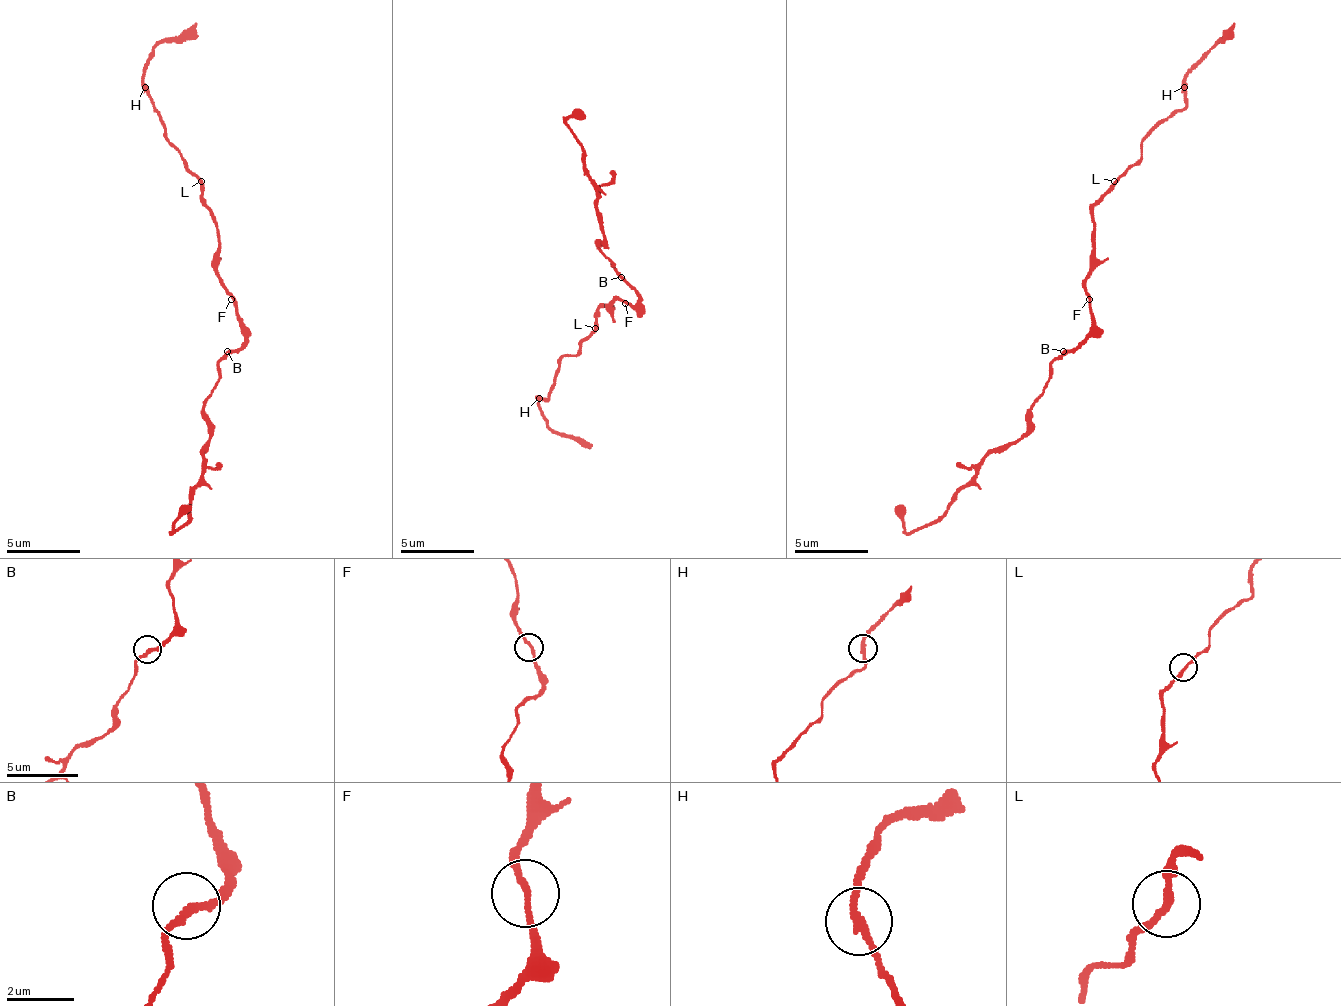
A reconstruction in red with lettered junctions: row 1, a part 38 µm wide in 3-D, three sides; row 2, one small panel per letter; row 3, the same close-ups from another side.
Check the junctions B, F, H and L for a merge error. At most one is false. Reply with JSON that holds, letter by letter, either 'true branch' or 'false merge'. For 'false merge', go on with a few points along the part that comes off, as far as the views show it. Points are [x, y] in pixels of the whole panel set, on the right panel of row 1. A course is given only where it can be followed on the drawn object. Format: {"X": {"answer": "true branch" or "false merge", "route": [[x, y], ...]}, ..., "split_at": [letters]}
{"B": {"answer": "true branch"}, "F": {"answer": "true branch"}, "H": {"answer": "false merge", "route": [[1185, 88], [1185, 77], [1233, 22]]}, "L": {"answer": "true branch"}, "split_at": ["H"]}

